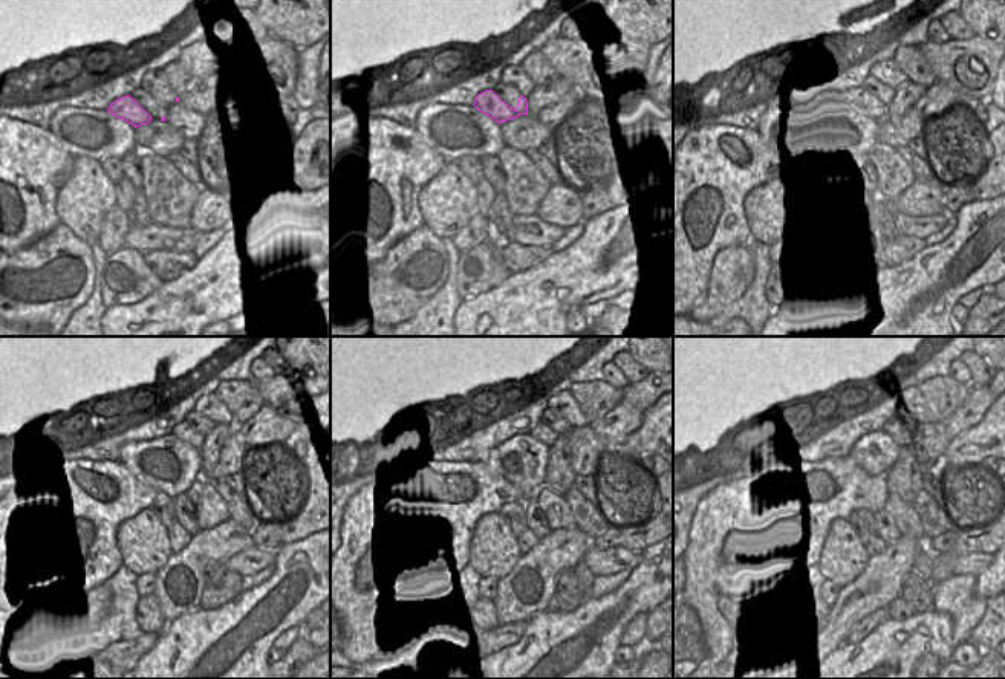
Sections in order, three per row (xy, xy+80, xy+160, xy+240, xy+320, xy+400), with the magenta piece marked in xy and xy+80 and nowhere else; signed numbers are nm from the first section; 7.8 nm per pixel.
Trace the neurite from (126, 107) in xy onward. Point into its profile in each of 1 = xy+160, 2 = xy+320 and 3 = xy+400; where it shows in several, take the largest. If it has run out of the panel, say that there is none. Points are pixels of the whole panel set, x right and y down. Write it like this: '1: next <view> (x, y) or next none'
1: next xy+160 (858, 98)
2: next xy+320 (542, 433)
3: next xy+400 (895, 428)

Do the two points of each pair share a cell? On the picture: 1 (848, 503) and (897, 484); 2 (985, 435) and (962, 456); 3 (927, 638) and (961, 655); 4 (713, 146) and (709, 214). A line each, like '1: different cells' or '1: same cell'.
1: different cells
2: same cell
3: different cells
4: same cell

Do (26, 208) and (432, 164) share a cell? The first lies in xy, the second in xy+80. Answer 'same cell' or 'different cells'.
same cell

